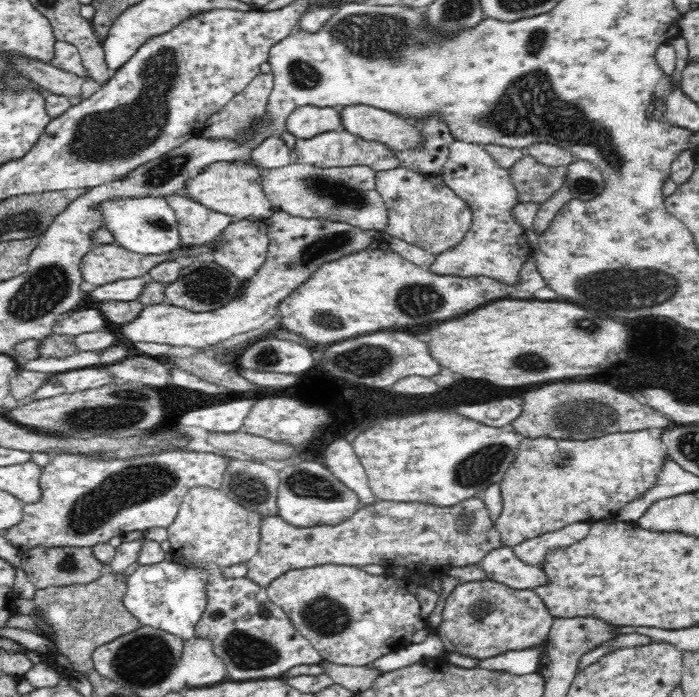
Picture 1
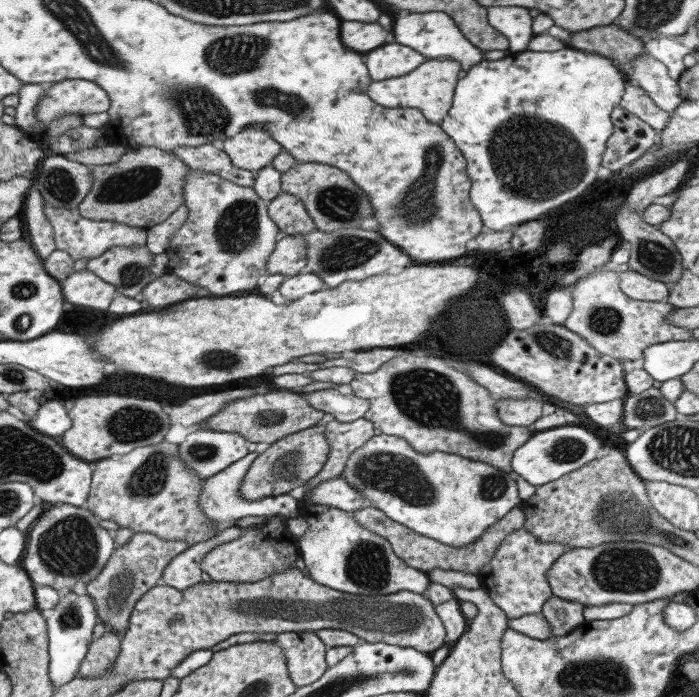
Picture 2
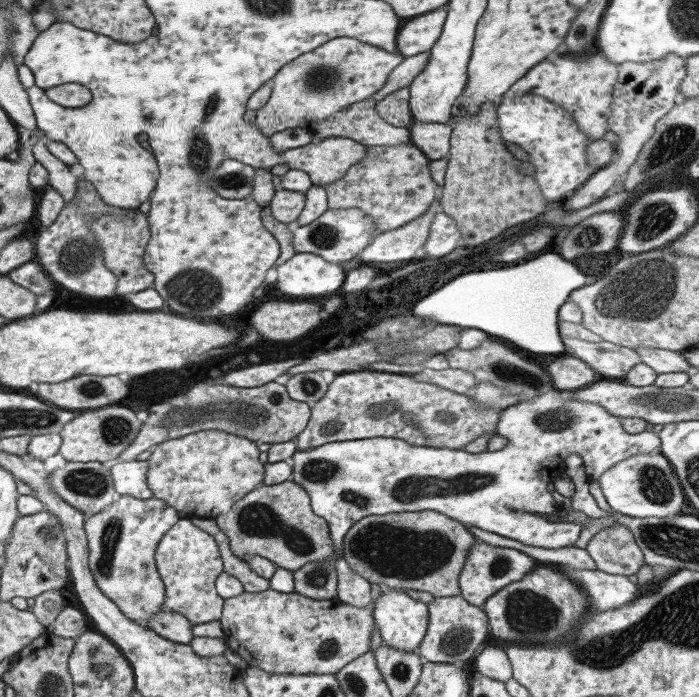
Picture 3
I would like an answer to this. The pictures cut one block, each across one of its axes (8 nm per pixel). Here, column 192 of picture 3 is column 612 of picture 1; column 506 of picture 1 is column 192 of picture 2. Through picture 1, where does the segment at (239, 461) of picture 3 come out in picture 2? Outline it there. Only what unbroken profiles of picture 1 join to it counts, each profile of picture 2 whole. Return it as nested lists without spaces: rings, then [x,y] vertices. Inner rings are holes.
[[[159,442],[128,454],[91,463],[91,481],[83,508],[99,521],[110,520],[133,532],[150,532],[163,540],[179,540],[190,547],[214,535],[214,526],[199,510],[203,479],[177,460],[177,444]]]

